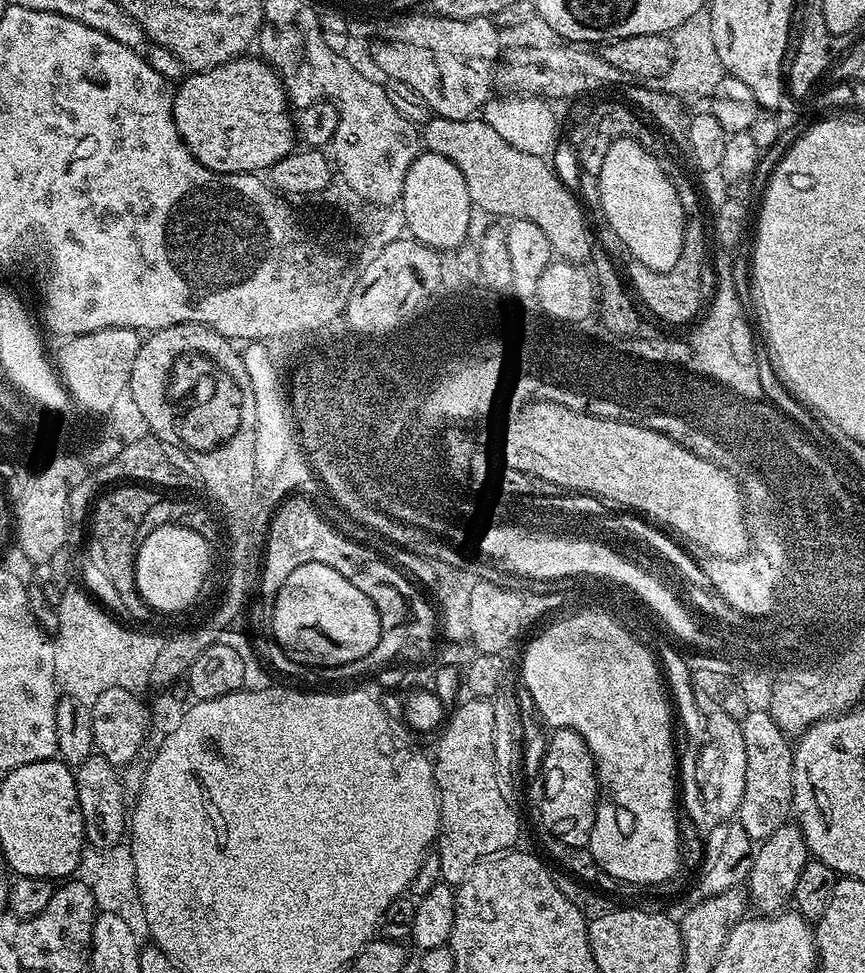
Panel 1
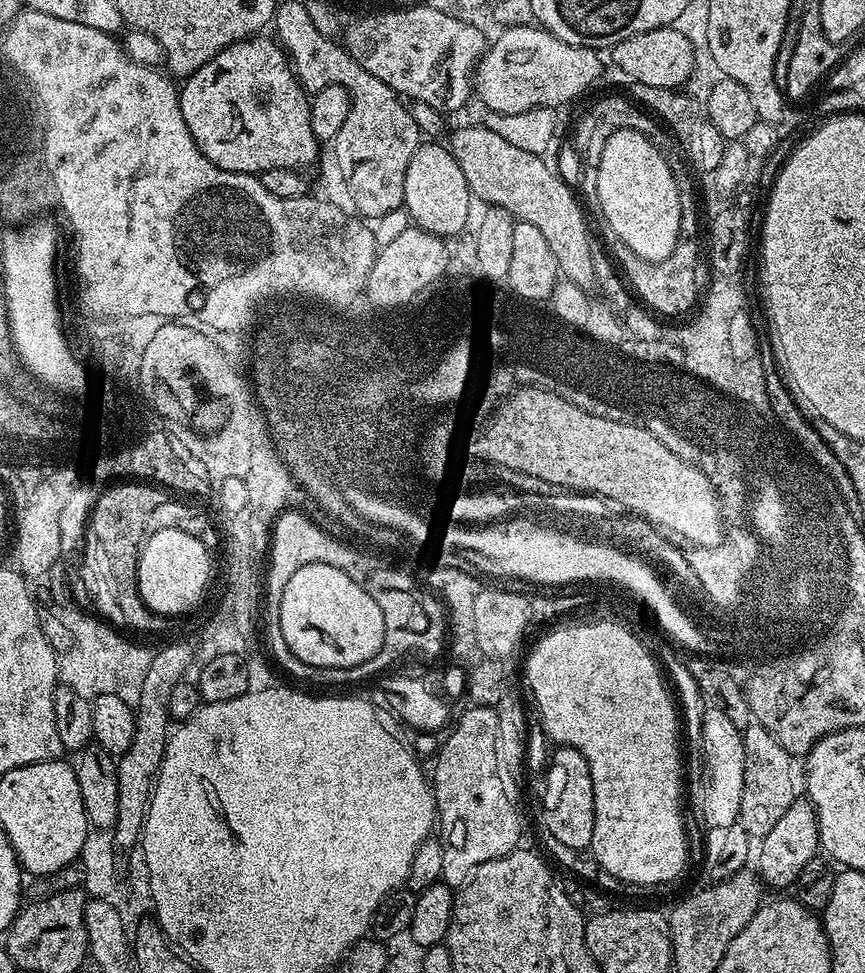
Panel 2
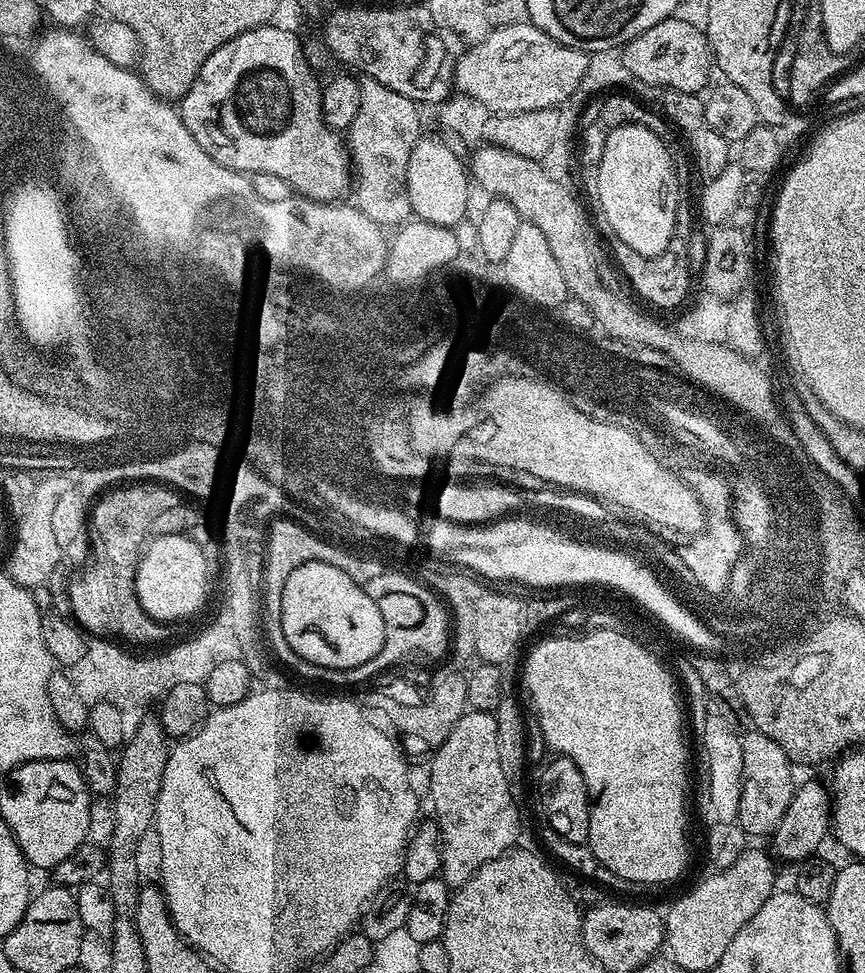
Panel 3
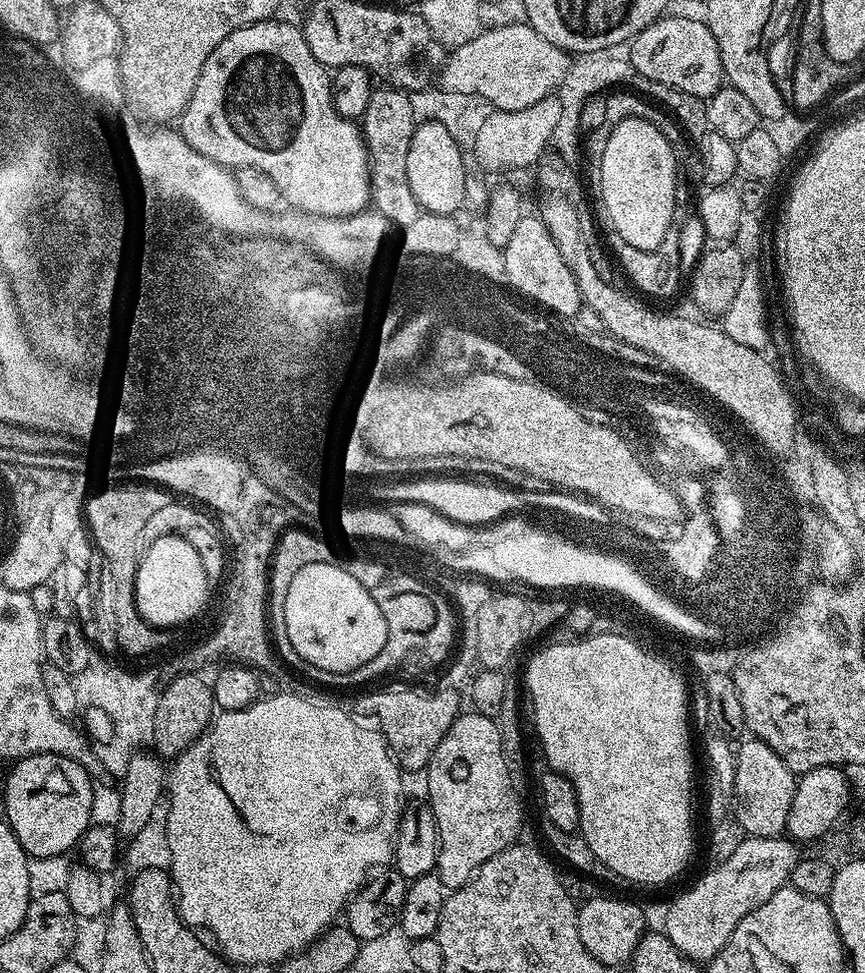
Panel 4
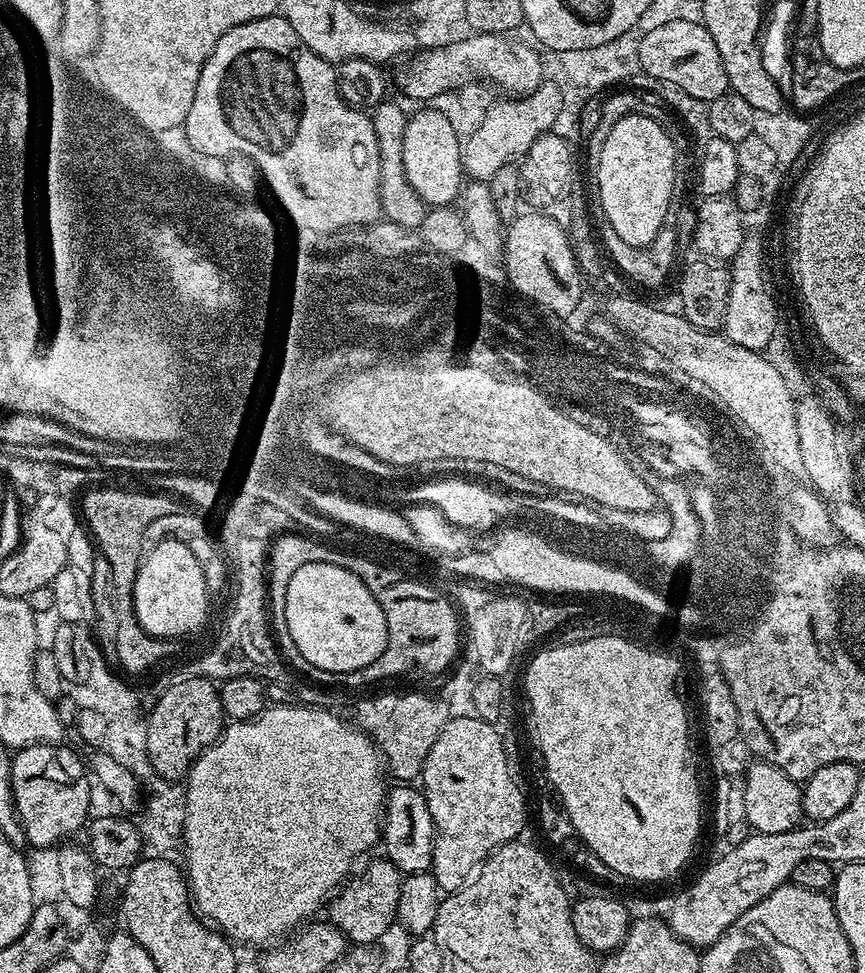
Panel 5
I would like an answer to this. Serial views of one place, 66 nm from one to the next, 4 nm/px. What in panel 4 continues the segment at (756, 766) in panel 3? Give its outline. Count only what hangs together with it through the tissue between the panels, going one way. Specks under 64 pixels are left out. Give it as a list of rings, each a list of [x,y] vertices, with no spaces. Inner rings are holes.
[[[747,738],[735,749],[736,773],[734,774],[734,818],[749,836],[770,838],[780,836],[787,829],[790,802],[794,802],[794,790],[798,779],[797,773],[791,772],[766,746],[766,742]]]

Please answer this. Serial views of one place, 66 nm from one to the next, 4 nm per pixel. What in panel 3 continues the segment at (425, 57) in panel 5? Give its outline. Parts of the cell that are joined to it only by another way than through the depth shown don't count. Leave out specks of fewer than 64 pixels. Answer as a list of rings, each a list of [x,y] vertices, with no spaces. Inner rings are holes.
[[[529,22],[522,26],[493,27],[476,45],[469,47],[456,64],[454,88],[459,95],[477,99],[492,114],[518,114],[543,108],[559,108],[575,94],[586,74],[589,53],[560,44],[550,34]]]

